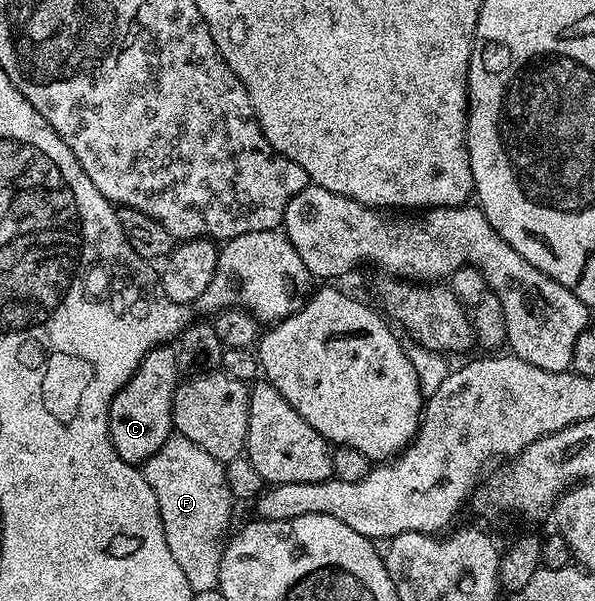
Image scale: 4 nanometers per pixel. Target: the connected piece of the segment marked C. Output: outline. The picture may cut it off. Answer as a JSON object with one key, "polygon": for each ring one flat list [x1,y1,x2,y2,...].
{"polygon":[[167,344,154,346,145,360,141,360,137,372,133,372,133,376,119,389,117,396,113,396,113,404,109,408,109,436,121,460,131,466,142,467,171,437,173,400,180,381,174,349]]}

